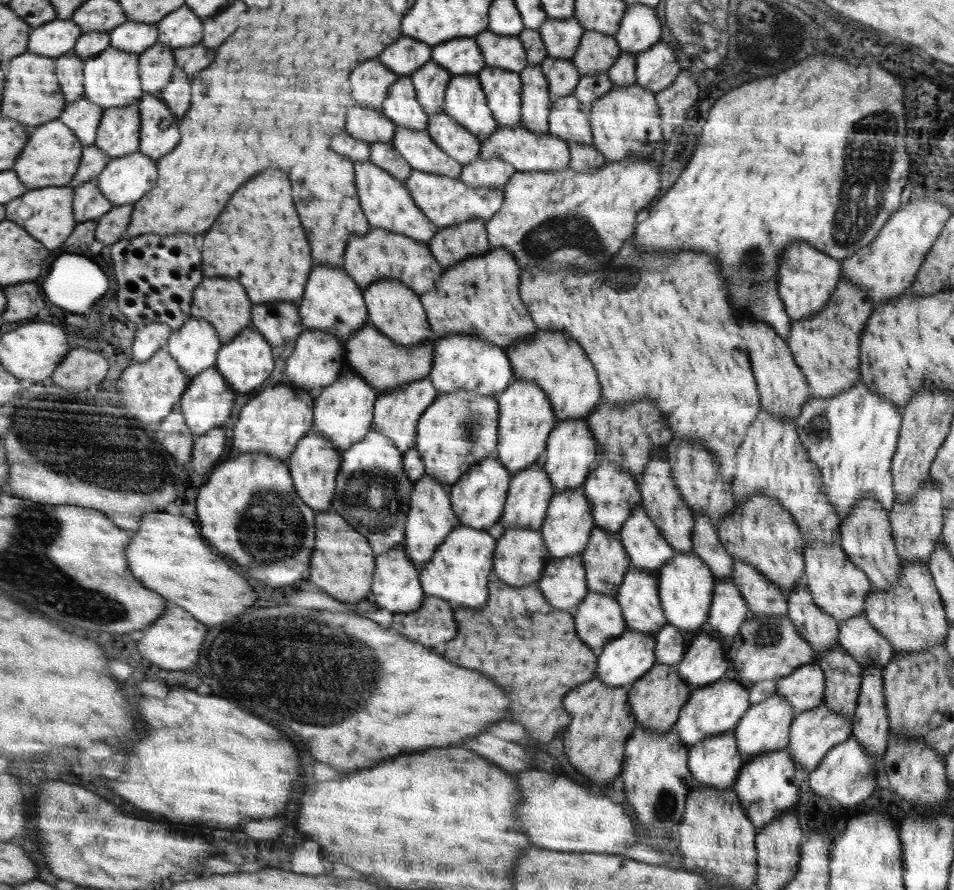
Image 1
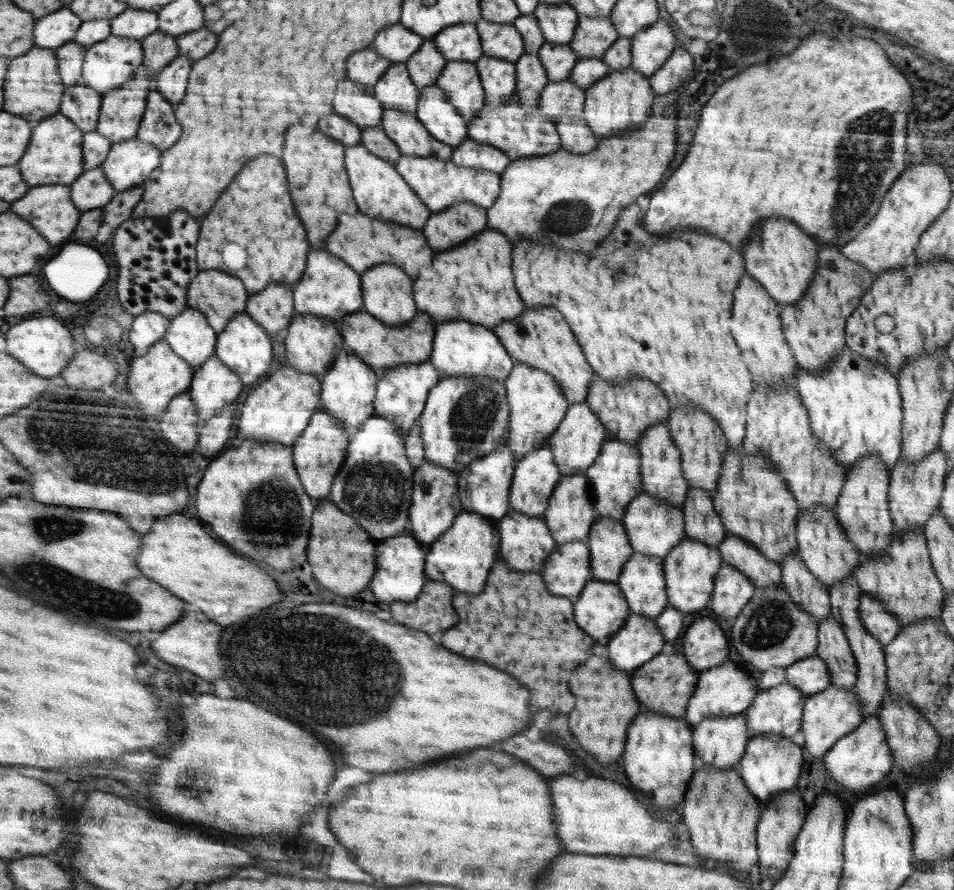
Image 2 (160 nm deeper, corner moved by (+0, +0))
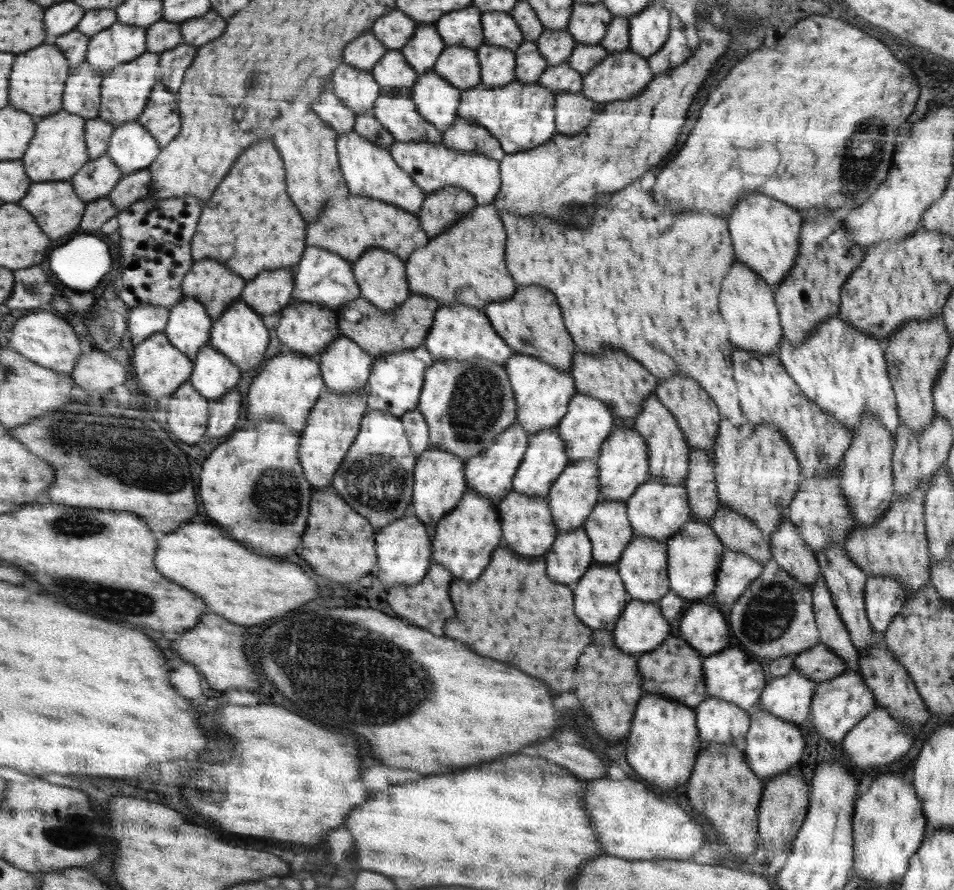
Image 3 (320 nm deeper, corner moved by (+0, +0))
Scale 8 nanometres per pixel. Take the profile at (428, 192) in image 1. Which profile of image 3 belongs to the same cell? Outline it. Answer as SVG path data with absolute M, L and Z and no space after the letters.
M395 141L389 148L396 164L411 173L416 184L426 196L432 196L444 187L464 188L472 194L479 205L495 203L499 191L502 190L502 169L499 161L480 153L463 153L448 148L443 143L413 143Z

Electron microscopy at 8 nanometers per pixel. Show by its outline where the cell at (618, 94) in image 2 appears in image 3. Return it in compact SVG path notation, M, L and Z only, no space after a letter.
M628 48L610 53L600 64L594 66L588 75L583 76L584 96L594 102L596 112L607 104L632 100L634 96L640 96L640 92L644 92L652 80L653 73L647 60Z

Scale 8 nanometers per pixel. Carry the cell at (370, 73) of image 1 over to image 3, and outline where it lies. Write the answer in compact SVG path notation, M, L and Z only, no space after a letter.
M368 32L368 36L360 36L360 40L352 40L352 44L348 44L348 52L344 52L344 62L356 70L371 72L387 49L383 41L378 42L376 36Z

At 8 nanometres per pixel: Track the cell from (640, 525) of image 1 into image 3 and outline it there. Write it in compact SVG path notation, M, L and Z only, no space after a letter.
M648 479L632 493L627 504L627 516L635 535L667 544L672 535L692 519L687 490L684 484L668 485L660 479Z

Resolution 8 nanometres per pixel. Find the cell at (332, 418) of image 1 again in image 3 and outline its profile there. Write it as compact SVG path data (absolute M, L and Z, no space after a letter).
M340 336L318 358L328 390L348 394L368 387L375 360L351 337Z

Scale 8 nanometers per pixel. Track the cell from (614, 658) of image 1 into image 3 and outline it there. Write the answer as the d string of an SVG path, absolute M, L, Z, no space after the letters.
M631 599L612 632L623 653L646 654L670 636L670 625L658 604Z

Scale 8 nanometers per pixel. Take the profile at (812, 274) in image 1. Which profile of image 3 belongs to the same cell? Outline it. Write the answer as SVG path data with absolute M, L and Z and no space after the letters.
M748 194L740 198L736 210L732 210L732 216L728 218L732 246L738 262L750 266L772 290L776 290L791 271L796 255L799 255L799 234L804 217L794 207L780 204L768 196Z

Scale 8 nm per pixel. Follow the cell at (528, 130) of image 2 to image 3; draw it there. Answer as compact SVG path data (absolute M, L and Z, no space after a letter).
M539 82L508 83L507 87L486 88L480 83L478 88L461 92L457 116L486 128L506 154L528 151L550 142L558 134L555 129L555 94Z

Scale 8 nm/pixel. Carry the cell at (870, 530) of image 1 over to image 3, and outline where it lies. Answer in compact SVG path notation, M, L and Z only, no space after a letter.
M862 415L853 432L851 445L841 462L841 489L853 518L858 525L875 523L888 508L894 496L894 475L892 468L894 441L891 432L872 415Z

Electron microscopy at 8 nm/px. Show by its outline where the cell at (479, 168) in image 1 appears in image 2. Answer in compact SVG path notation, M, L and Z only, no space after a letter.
M466 139L465 142L462 141L458 146L455 146L451 161L455 165L491 170L501 175L511 160L492 145Z

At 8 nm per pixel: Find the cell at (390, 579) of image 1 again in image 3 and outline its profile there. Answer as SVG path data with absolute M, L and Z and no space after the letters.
M409 514L402 519L382 528L380 536L376 536L376 548L380 548L380 568L372 572L384 586L416 585L427 576L430 566L430 540L428 530L416 515Z

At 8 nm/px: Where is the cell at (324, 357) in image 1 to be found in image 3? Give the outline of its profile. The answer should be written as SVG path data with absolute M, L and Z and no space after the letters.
M298 302L284 308L279 312L280 320L276 328L276 334L280 342L286 346L285 350L304 355L306 357L317 358L334 344L338 339L338 326L336 326L336 314L328 307L317 305L316 303Z

